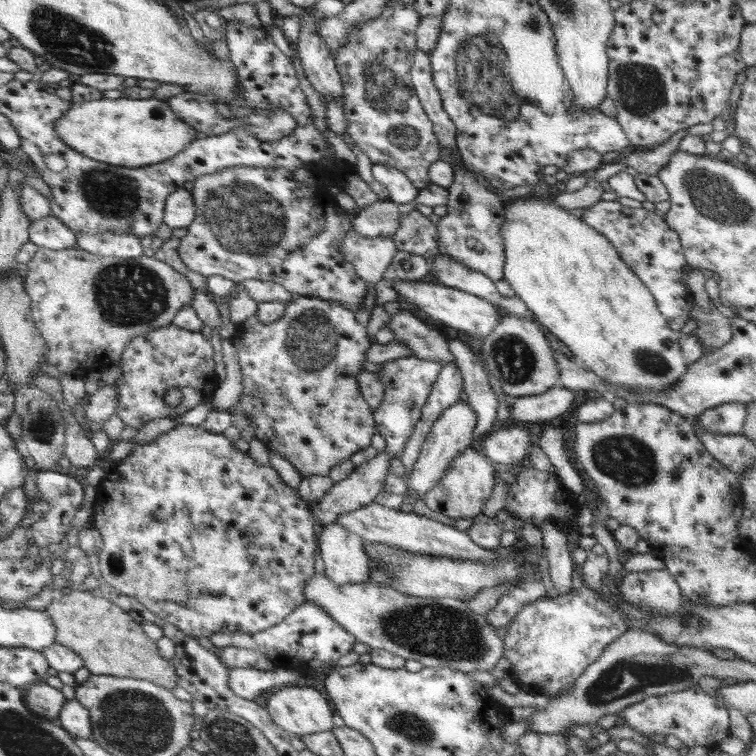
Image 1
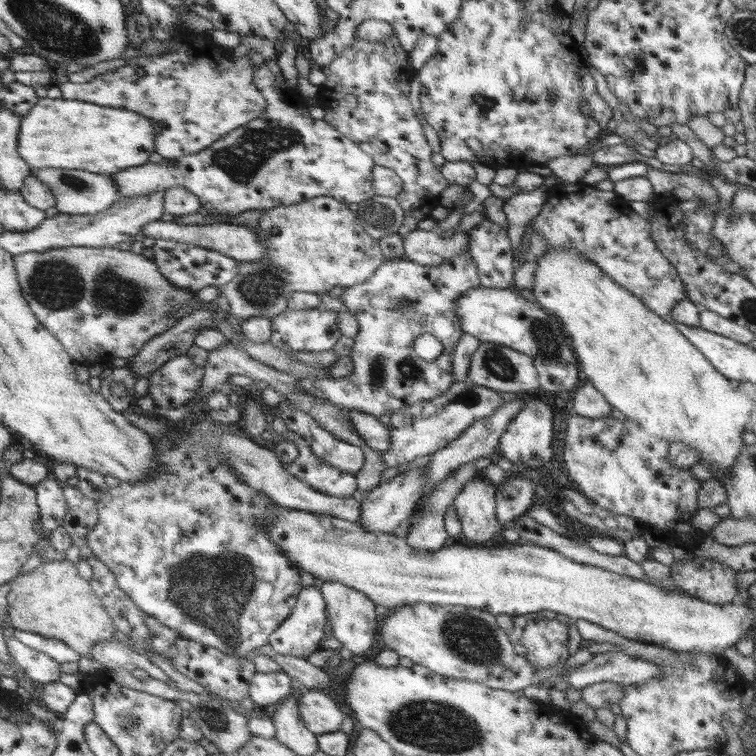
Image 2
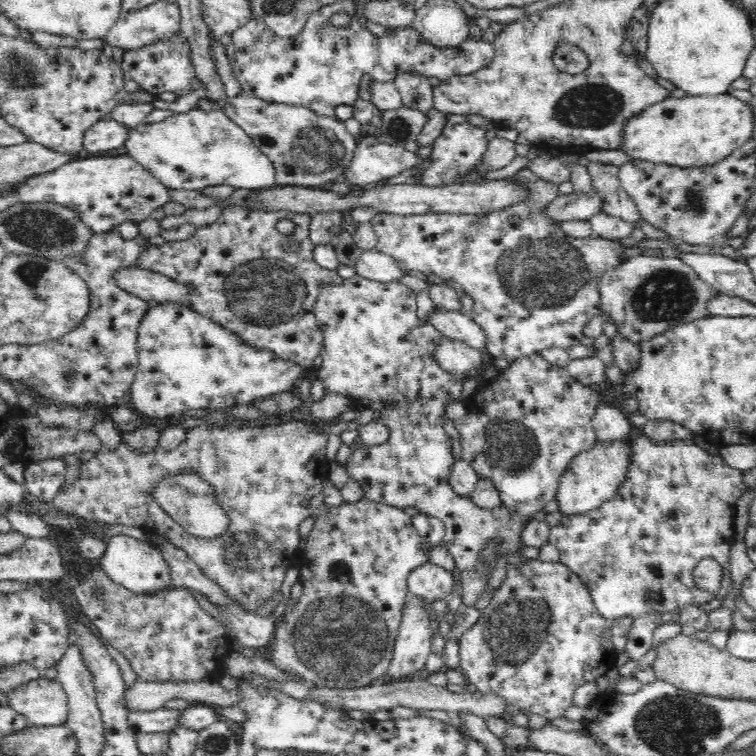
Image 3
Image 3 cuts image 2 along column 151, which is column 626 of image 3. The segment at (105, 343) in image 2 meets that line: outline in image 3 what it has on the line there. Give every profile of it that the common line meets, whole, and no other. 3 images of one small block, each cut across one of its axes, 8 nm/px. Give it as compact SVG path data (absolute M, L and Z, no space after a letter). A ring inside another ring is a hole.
M644 254L608 268L598 282L598 290L598 314L588 321L584 334L598 338L603 334L606 316L610 316L618 335L638 346L669 328L710 316L709 304L720 295L682 259Z

